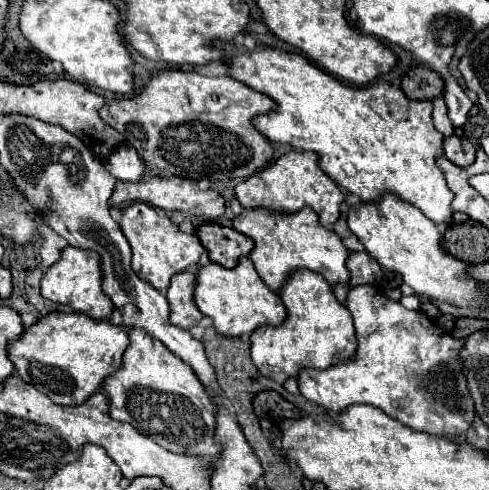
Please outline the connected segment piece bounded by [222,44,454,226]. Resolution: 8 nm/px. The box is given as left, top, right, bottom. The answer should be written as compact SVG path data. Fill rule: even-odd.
M224 44L222 46L222 50L226 52L226 56L228 56L228 66L232 68L232 78L238 78L240 82L244 82L246 86L250 86L250 88L254 88L254 90L258 90L258 92L264 92L266 96L270 96L274 102L278 102L278 108L272 112L272 114L262 114L262 116L258 116L258 118L254 118L254 126L262 132L262 134L266 134L272 142L280 142L280 144L288 144L288 146L292 146L292 148L296 148L296 150L312 150L312 152L316 152L318 156L320 156L320 168L328 174L328 176L332 176L332 180L338 184L338 186L342 186L342 188L346 188L348 192L352 192L352 194L356 194L362 202L378 202L384 194L396 194L400 200L404 200L404 202L408 202L408 204L412 204L412 206L418 206L434 224L438 224L438 226L452 226L452 200L454 200L454 194L452 194L452 190L446 186L446 178L444 178L444 174L442 174L442 170L436 166L436 158L440 156L440 154L444 154L444 148L442 148L442 140L444 140L444 136L434 128L434 124L432 124L432 102L428 102L428 100L410 100L400 88L394 88L394 86L390 86L388 82L374 82L374 84L368 84L368 86L364 86L364 88L358 88L358 86L344 86L342 82L338 82L334 76L330 76L328 72L324 72L324 70L320 70L318 66L314 66L312 62L308 62L304 56L300 56L300 54L290 54L290 52L284 52L284 50L276 50L276 48L254 48L252 52L244 52L244 50L238 50L234 44ZM348 168L354 168L356 170L356 174L354 176L350 176L346 170Z

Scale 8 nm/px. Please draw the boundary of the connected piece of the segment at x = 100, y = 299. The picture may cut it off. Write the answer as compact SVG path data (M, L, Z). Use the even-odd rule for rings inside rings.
M66 246L62 250L62 256L56 264L52 264L46 274L40 280L42 284L42 296L56 302L56 304L66 304L94 320L108 320L114 306L112 300L102 292L102 268L100 268L100 254L92 250L82 250L82 248L72 248Z

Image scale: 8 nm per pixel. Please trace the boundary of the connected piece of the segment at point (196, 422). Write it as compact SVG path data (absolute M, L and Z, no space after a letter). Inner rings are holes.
M140 328L130 330L130 346L124 352L124 366L104 380L104 392L110 400L110 416L128 422L162 448L176 454L200 454L216 460L220 444L214 438L216 412L214 402L196 378L192 366L176 358L162 342Z

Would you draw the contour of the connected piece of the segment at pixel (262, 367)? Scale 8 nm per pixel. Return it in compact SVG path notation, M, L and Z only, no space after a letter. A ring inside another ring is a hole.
M298 270L290 276L290 280L284 284L282 292L280 292L286 310L288 310L288 318L280 324L280 326L260 326L252 332L250 336L250 358L254 362L254 366L260 370L260 374L264 374L266 378L272 378L278 384L284 384L288 378L298 378L298 372L304 368L330 368L338 362L346 362L348 358L356 356L356 334L354 334L354 324L352 324L352 314L348 312L346 306L342 306L332 288L328 286L328 282L324 280L322 274L318 272L310 272L310 270Z

